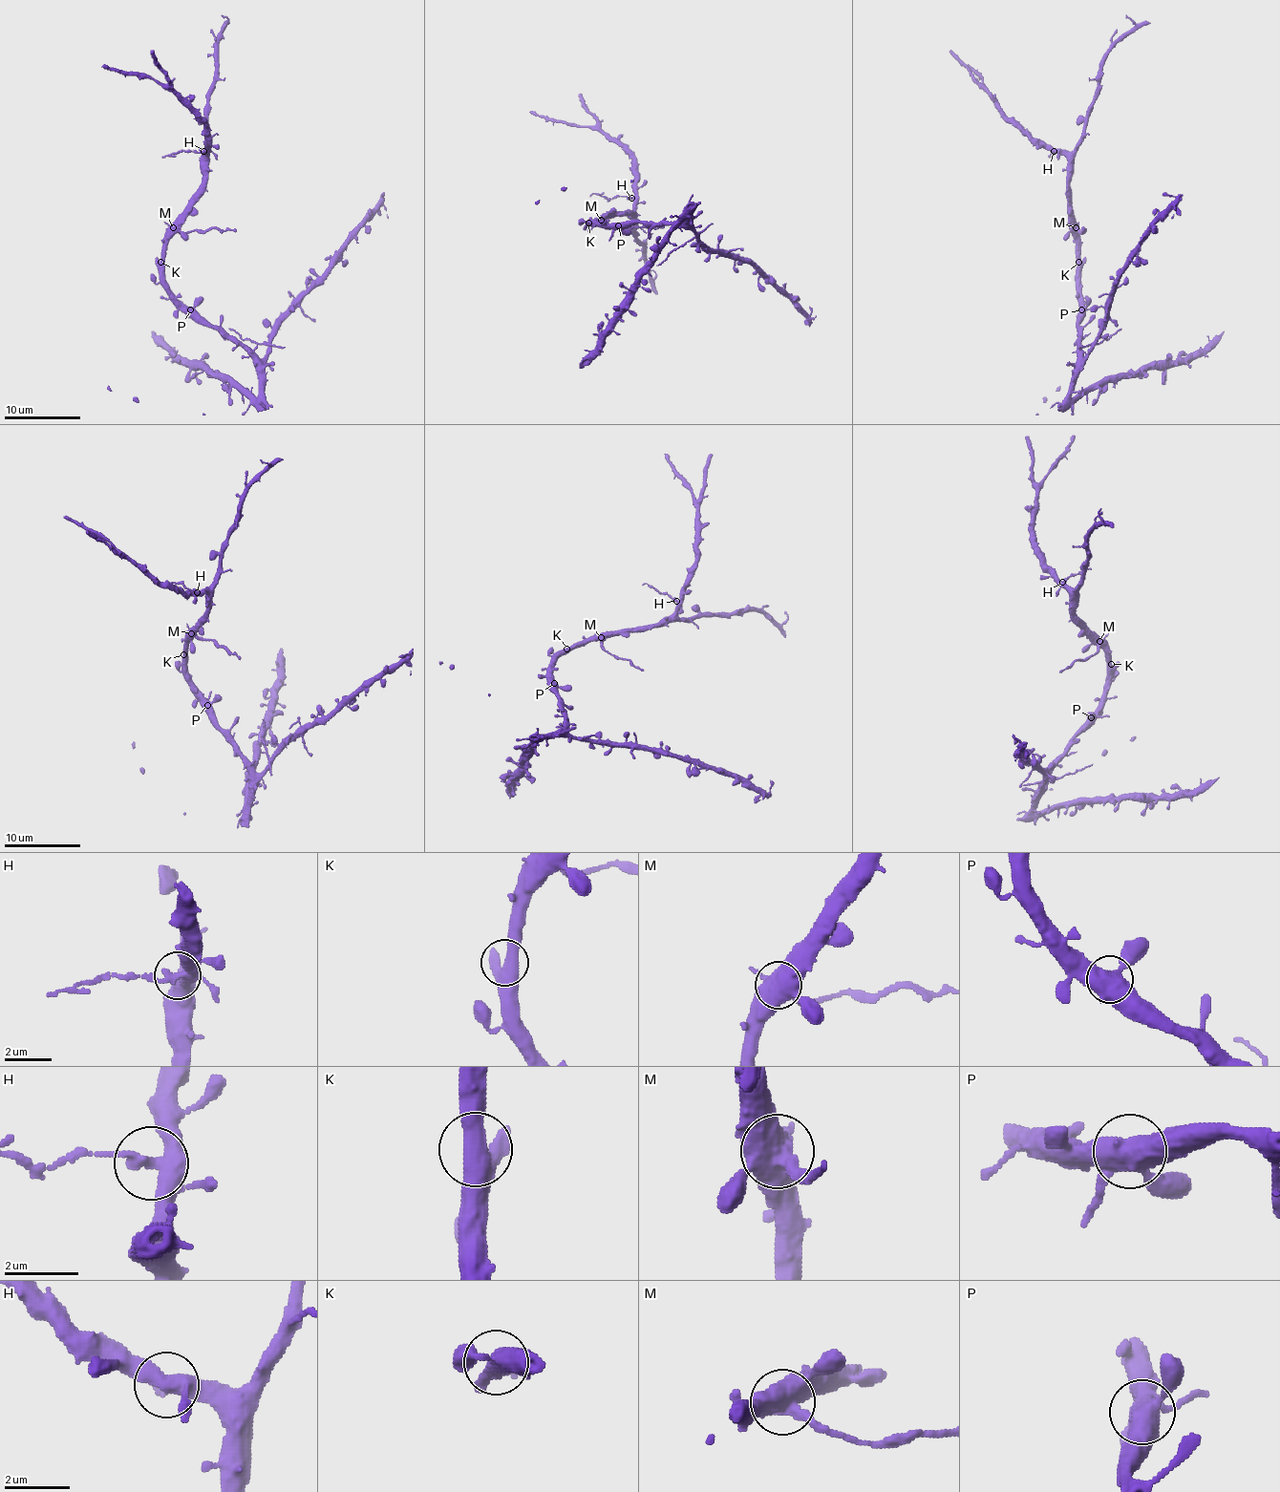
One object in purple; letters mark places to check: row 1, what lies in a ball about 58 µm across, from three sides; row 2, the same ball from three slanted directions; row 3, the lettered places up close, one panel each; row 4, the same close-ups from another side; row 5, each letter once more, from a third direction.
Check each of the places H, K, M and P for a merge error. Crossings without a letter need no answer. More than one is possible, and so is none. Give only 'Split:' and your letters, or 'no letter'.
Split: H, M

